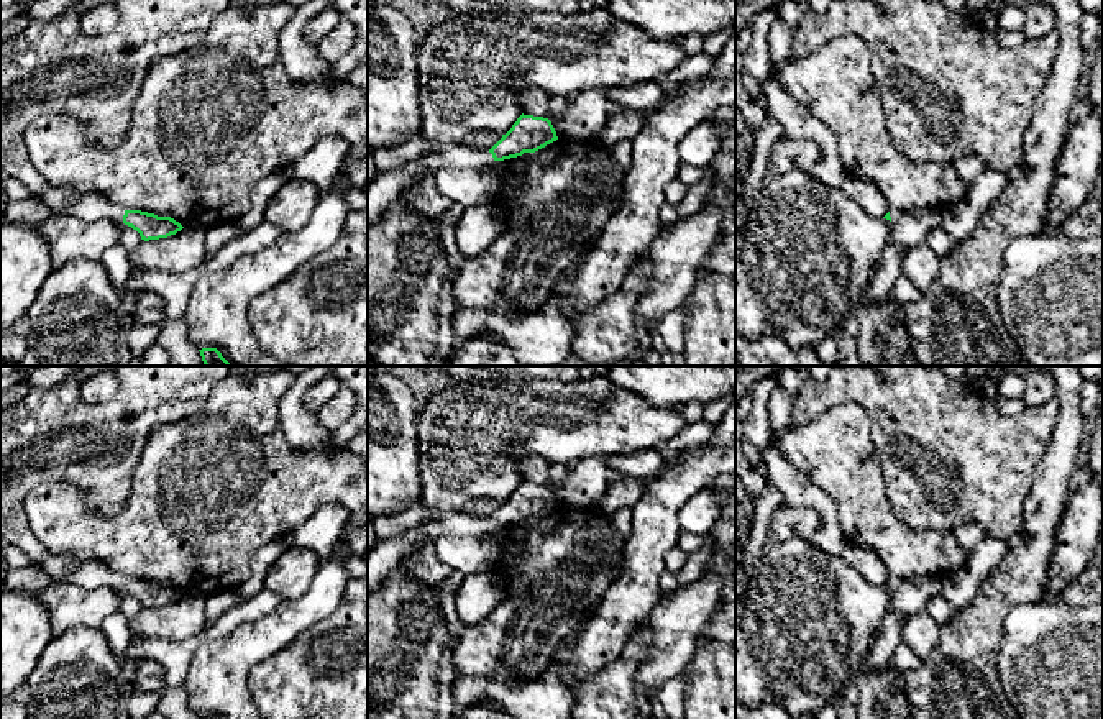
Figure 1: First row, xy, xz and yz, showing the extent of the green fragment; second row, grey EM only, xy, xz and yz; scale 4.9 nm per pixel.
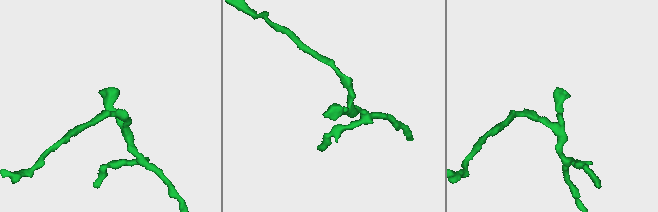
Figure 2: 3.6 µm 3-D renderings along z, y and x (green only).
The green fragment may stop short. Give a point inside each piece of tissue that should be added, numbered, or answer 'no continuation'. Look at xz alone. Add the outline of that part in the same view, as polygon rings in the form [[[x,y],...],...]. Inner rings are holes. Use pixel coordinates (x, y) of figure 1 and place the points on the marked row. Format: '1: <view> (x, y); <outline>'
1: xz (384, 189); [[[451,146],[440,154],[422,154],[394,171],[374,177],[368,185],[368,228],[419,176],[437,167],[474,169],[492,161],[489,151]]]

